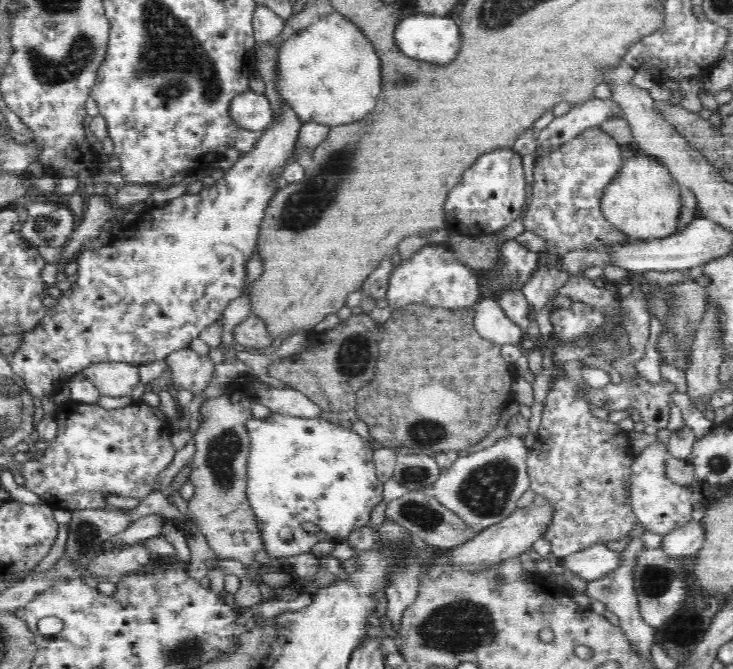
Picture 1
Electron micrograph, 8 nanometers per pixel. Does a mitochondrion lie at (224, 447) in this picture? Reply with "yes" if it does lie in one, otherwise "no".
yes

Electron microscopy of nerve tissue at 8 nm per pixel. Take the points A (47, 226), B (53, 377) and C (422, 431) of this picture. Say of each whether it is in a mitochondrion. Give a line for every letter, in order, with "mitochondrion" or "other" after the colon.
A: mitochondrion
B: other
C: mitochondrion

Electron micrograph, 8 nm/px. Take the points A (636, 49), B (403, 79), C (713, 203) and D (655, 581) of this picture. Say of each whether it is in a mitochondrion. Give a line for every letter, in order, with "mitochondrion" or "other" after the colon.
A: other
B: mitochondrion
C: other
D: mitochondrion

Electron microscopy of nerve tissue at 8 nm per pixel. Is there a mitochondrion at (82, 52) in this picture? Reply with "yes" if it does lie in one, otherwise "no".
yes

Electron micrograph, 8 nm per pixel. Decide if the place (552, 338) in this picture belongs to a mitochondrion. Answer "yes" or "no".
no

